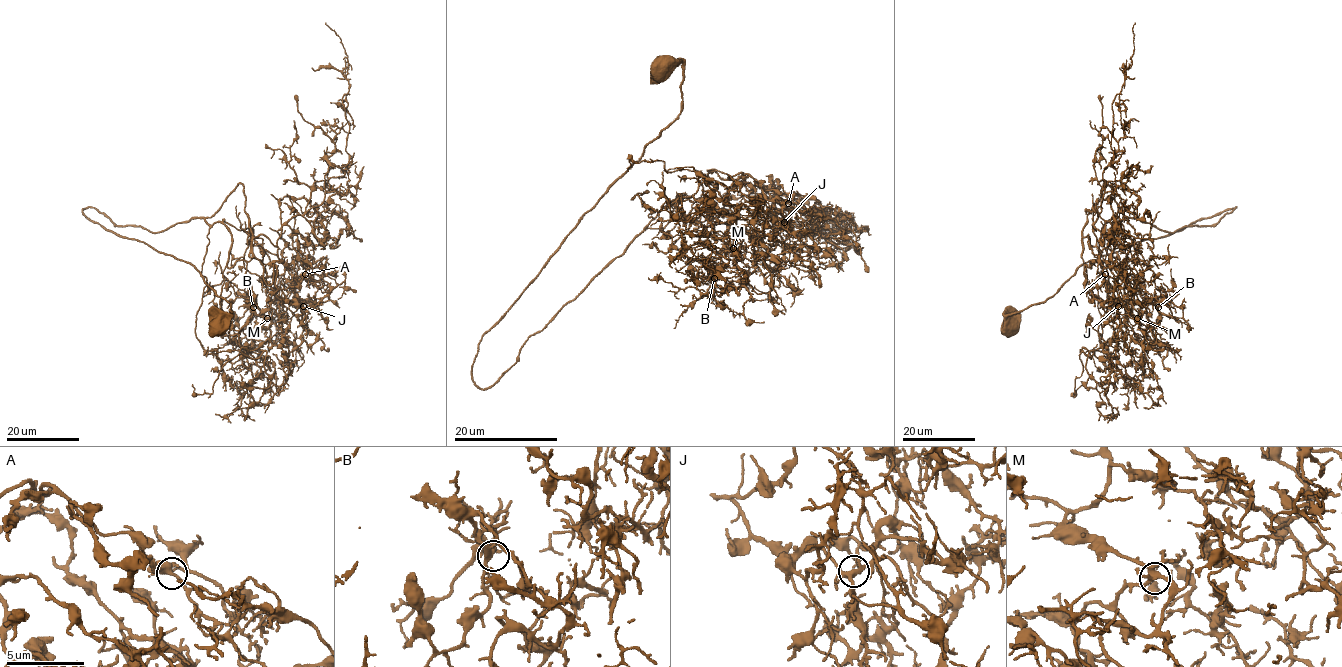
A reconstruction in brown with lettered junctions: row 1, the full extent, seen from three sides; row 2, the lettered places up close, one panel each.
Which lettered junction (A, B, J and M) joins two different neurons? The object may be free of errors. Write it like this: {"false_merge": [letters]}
{"false_merge": []}

